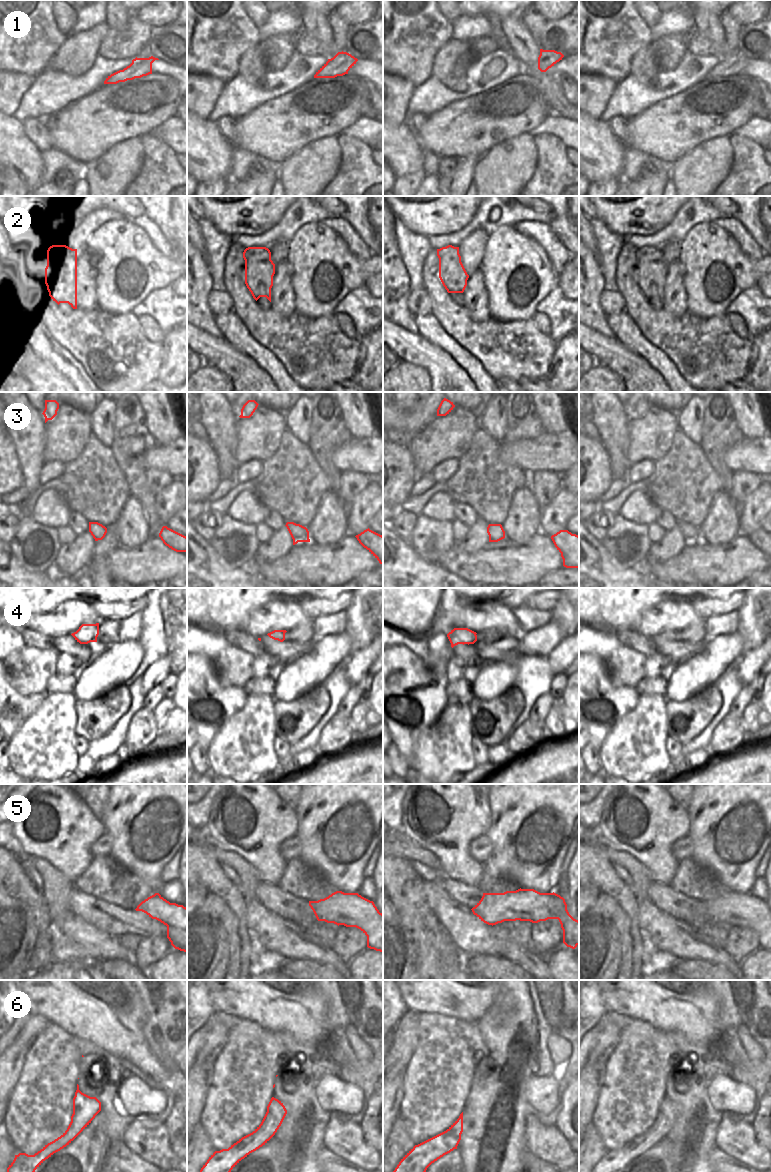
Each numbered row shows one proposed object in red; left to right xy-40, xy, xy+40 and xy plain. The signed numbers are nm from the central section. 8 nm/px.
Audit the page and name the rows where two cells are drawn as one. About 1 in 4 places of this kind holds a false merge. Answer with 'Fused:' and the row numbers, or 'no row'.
Fused: no row

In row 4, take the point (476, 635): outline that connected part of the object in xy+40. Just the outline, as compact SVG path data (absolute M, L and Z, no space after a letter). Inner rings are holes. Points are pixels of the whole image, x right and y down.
M454 628L447 637L451 643L451 647L458 644L474 644L477 641L477 633L468 628Z

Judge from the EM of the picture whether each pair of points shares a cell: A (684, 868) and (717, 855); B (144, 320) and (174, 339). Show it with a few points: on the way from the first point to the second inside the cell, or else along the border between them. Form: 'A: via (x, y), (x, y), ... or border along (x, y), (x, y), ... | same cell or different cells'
A: border along (691, 857), (698, 864), (710, 870), (716, 877) | different cells
B: border along (165, 333), (162, 342) | different cells

